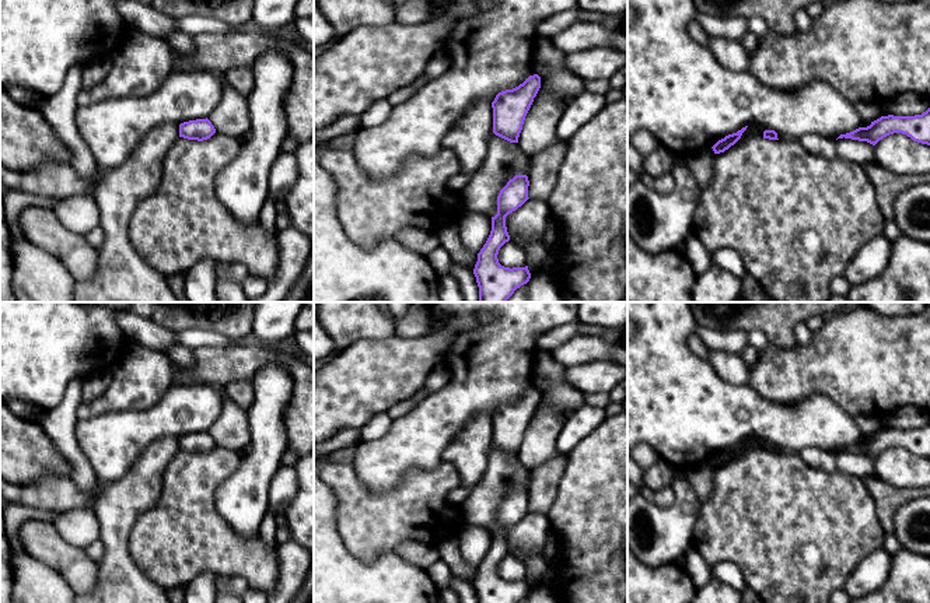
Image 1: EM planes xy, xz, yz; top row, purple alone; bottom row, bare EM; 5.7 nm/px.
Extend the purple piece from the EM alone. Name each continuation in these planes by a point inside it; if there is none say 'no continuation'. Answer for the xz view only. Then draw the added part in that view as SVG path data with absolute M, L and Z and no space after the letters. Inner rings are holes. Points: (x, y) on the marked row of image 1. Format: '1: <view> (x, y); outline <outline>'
no continuation

